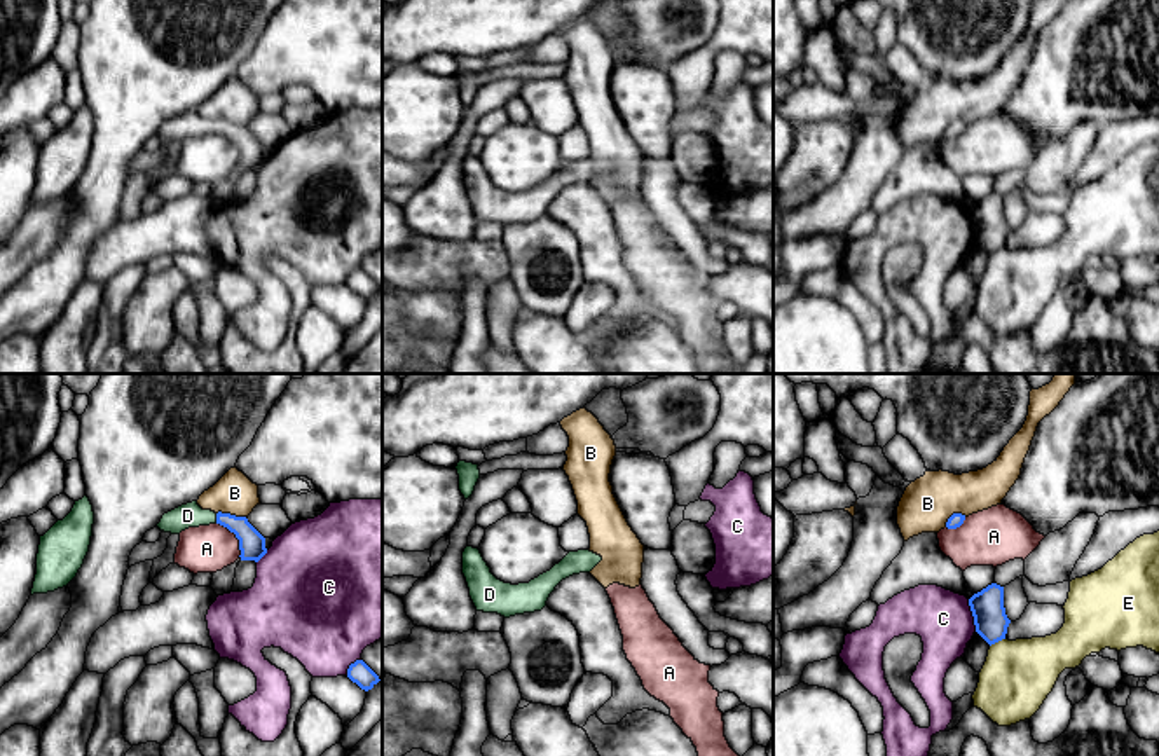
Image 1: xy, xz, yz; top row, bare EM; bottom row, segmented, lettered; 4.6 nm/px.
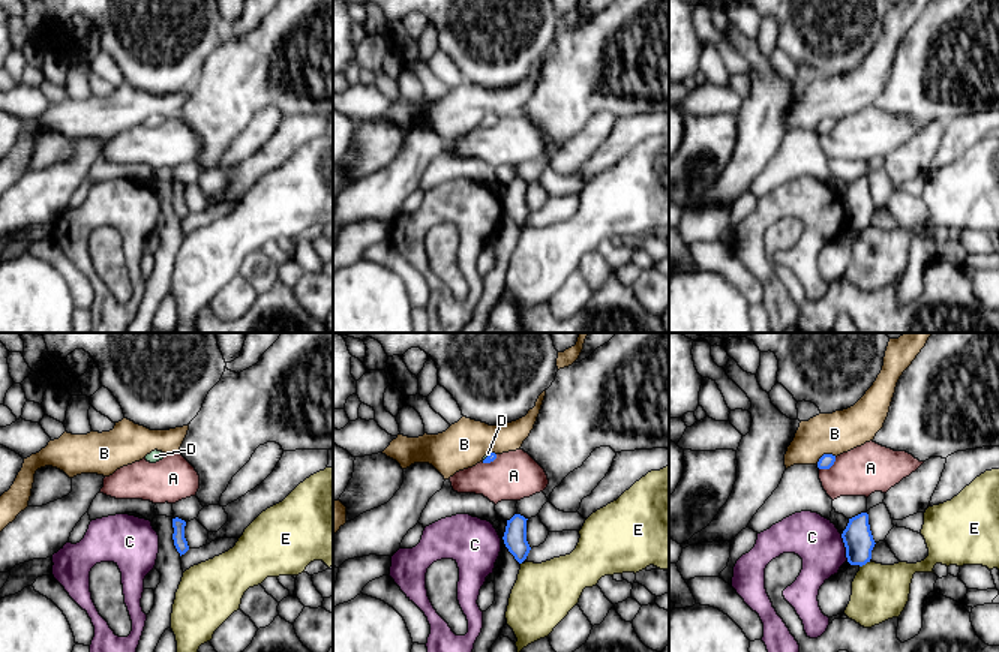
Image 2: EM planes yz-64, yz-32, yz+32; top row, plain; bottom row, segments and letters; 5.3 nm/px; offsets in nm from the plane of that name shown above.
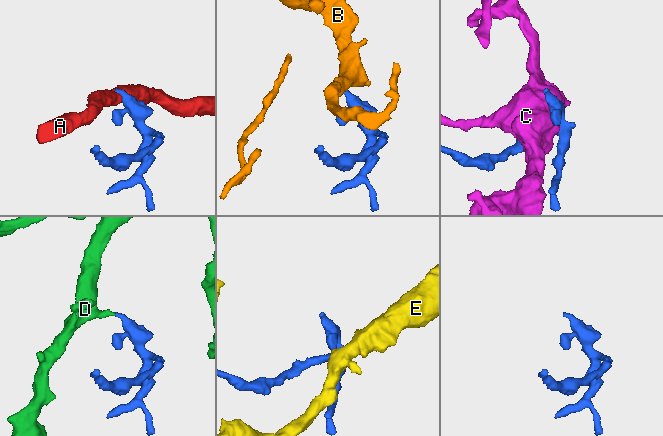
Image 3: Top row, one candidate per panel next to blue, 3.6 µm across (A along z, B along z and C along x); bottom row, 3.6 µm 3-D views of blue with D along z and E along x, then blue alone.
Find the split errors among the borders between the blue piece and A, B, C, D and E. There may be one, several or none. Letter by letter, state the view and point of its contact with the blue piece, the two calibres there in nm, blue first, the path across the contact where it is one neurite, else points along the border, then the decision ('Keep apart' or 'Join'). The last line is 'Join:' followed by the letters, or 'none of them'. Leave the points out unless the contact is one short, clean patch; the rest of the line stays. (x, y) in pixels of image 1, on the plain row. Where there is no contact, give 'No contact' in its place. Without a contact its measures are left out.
A: Touches blue at xy (236, 145). Thickness 120 nm (blue) against 220 nm. Boundary: xy (217, 131), (234, 144), (240, 164). Keep apart
B: Touches blue at xy (231, 124). Thickness 120 nm (blue) against 190 nm. Boundary: xy (217, 121), (245, 126). Keep apart
C: Touches blue at yz (973, 224). Thickness 150 nm (blue) against 260 nm. Keep apart
D: Touches blue at xy (217, 128). Thickness 120 nm (blue) against 110 nm. Path across: xy (252, 152), (233, 131), (217, 128), (187, 124). Join
E: Touches blue at yz (997, 250). Thickness 150 nm (blue) against 320 nm. Boundary: yz (1004, 247), (990, 255). Keep apart
Join: D

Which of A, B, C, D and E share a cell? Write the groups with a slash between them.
A / B / C / D / E

